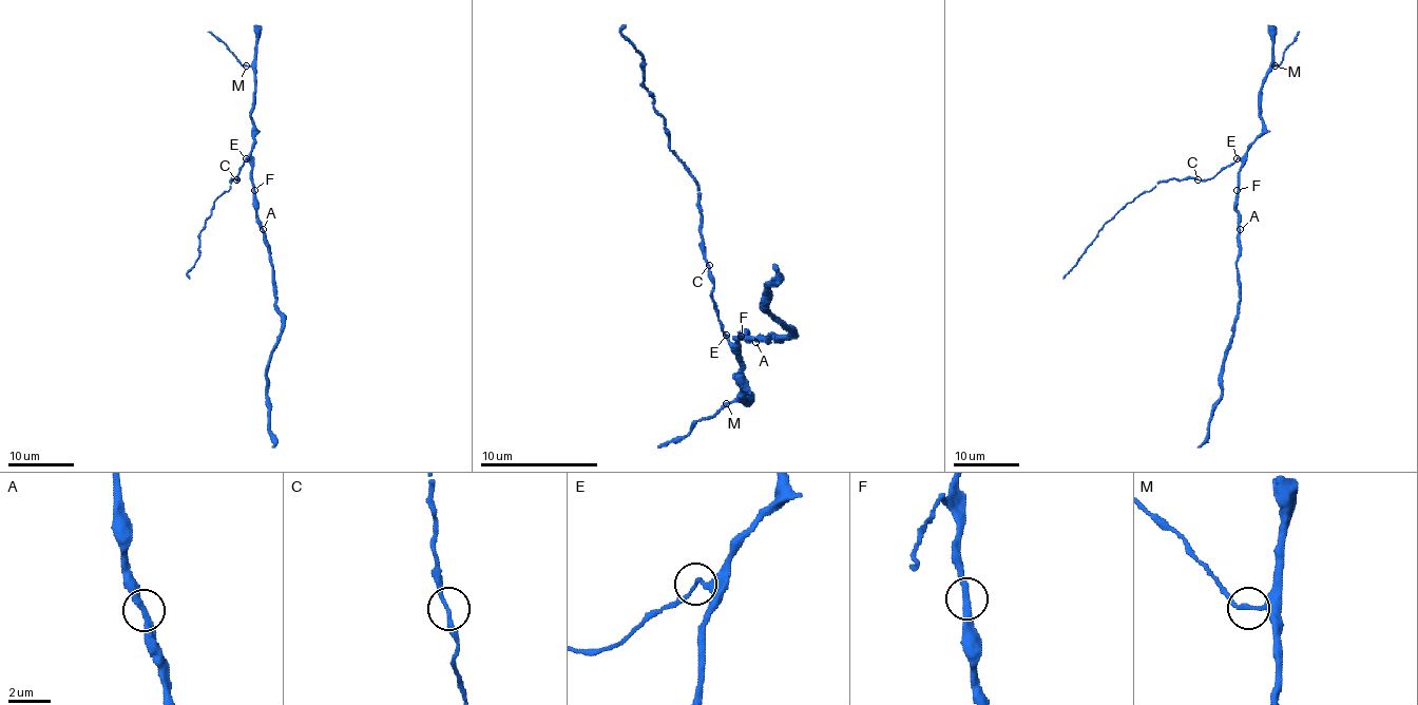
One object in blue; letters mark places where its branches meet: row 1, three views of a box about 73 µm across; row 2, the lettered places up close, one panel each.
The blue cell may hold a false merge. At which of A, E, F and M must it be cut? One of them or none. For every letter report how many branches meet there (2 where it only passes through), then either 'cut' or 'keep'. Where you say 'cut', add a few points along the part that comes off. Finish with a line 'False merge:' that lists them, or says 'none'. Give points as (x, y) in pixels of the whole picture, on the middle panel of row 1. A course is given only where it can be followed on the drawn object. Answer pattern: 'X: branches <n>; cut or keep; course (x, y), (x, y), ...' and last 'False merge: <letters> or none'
A: branches 2; keep
E: branches 2; keep
F: branches 2; keep
M: branches 2; keep
False merge: none

